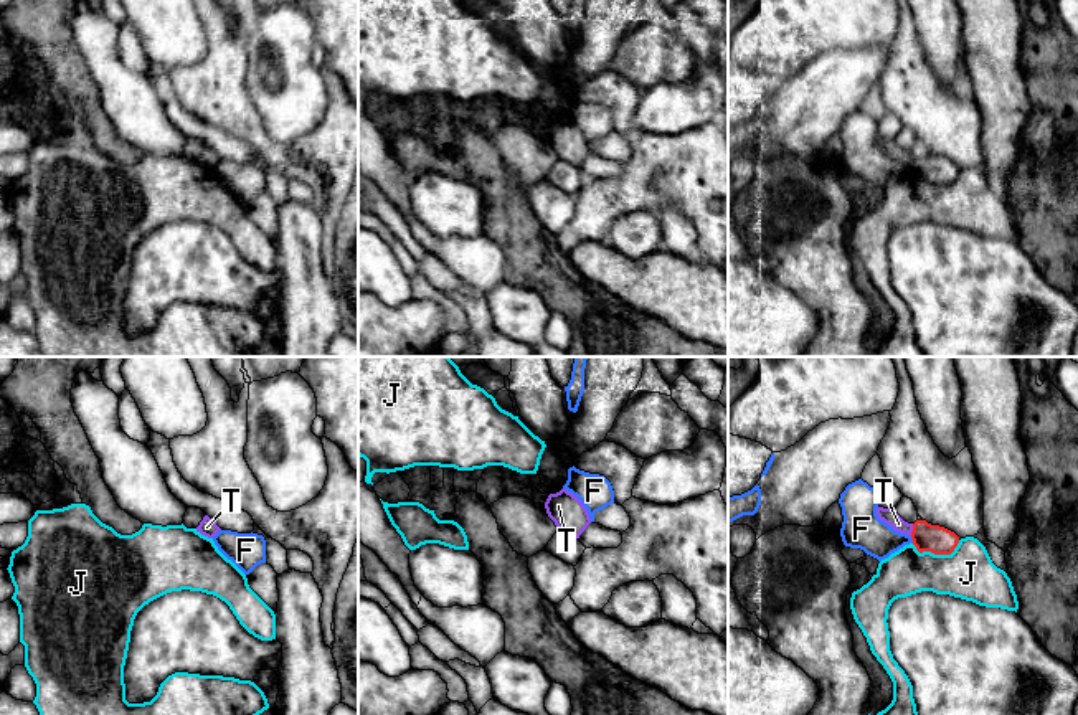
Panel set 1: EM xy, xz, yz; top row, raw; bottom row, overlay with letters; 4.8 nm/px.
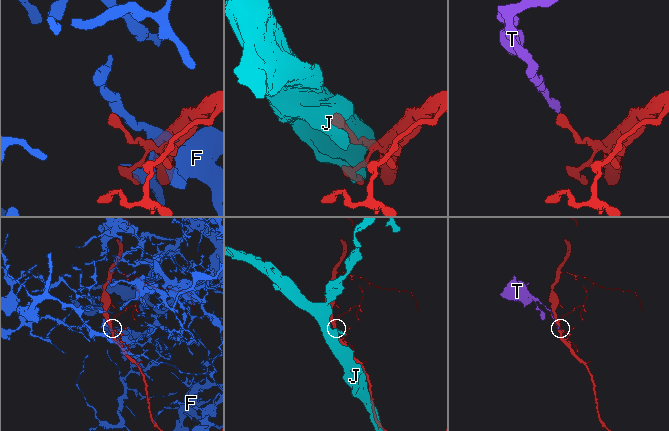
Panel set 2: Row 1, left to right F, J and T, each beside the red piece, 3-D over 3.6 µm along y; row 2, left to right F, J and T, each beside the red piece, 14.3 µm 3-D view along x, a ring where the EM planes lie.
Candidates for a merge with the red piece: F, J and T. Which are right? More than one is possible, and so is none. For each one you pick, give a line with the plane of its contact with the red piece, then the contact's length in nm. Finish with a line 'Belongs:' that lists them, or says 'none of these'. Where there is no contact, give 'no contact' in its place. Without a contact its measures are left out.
Belongs: none of these

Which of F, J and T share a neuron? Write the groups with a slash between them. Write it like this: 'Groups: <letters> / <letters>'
Groups: F / J / T

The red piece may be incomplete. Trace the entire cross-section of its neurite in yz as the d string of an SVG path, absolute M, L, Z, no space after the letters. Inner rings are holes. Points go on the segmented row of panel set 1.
M916 520L911 532L913 545L920 553L931 552L934 555L951 555L959 543L959 537L939 525L926 520Z

